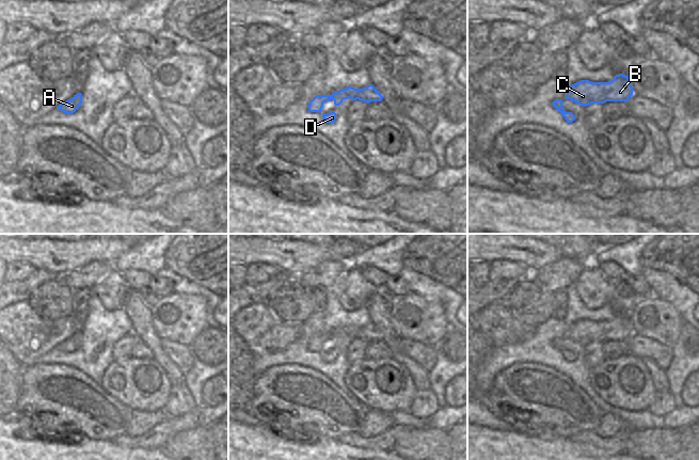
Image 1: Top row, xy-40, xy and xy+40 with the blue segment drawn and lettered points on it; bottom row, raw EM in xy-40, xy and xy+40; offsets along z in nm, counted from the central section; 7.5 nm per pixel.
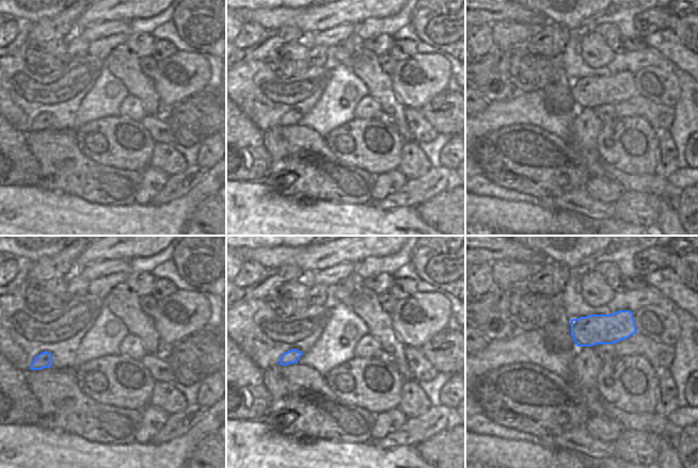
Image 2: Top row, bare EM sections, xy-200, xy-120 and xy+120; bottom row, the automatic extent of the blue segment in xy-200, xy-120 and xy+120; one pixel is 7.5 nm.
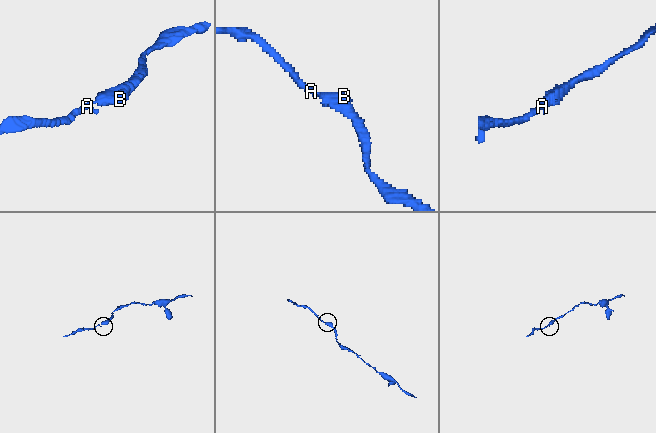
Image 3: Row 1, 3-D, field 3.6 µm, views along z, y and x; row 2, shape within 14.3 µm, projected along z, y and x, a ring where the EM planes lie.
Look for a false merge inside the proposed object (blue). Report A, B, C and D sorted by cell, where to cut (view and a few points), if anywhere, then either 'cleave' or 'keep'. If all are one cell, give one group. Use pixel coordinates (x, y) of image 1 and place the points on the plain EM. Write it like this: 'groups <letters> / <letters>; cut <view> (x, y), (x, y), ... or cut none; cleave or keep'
groups A B C D; cut none; keep

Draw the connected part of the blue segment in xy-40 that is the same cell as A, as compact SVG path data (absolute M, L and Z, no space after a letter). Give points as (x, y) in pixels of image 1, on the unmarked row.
M77 332L70 338L60 343L57 347L66 353L73 353L78 349L82 342L82 333Z

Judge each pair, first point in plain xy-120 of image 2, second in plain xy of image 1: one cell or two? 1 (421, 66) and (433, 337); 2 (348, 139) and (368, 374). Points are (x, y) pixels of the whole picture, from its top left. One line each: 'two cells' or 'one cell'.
1: one cell
2: one cell

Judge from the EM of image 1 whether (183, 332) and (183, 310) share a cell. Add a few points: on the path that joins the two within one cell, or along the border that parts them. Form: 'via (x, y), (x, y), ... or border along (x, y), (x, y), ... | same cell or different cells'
via (183, 327), (183, 315) | same cell

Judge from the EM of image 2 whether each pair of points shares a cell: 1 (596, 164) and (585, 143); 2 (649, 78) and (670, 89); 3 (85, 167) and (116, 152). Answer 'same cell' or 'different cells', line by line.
1: same cell
2: same cell
3: different cells

